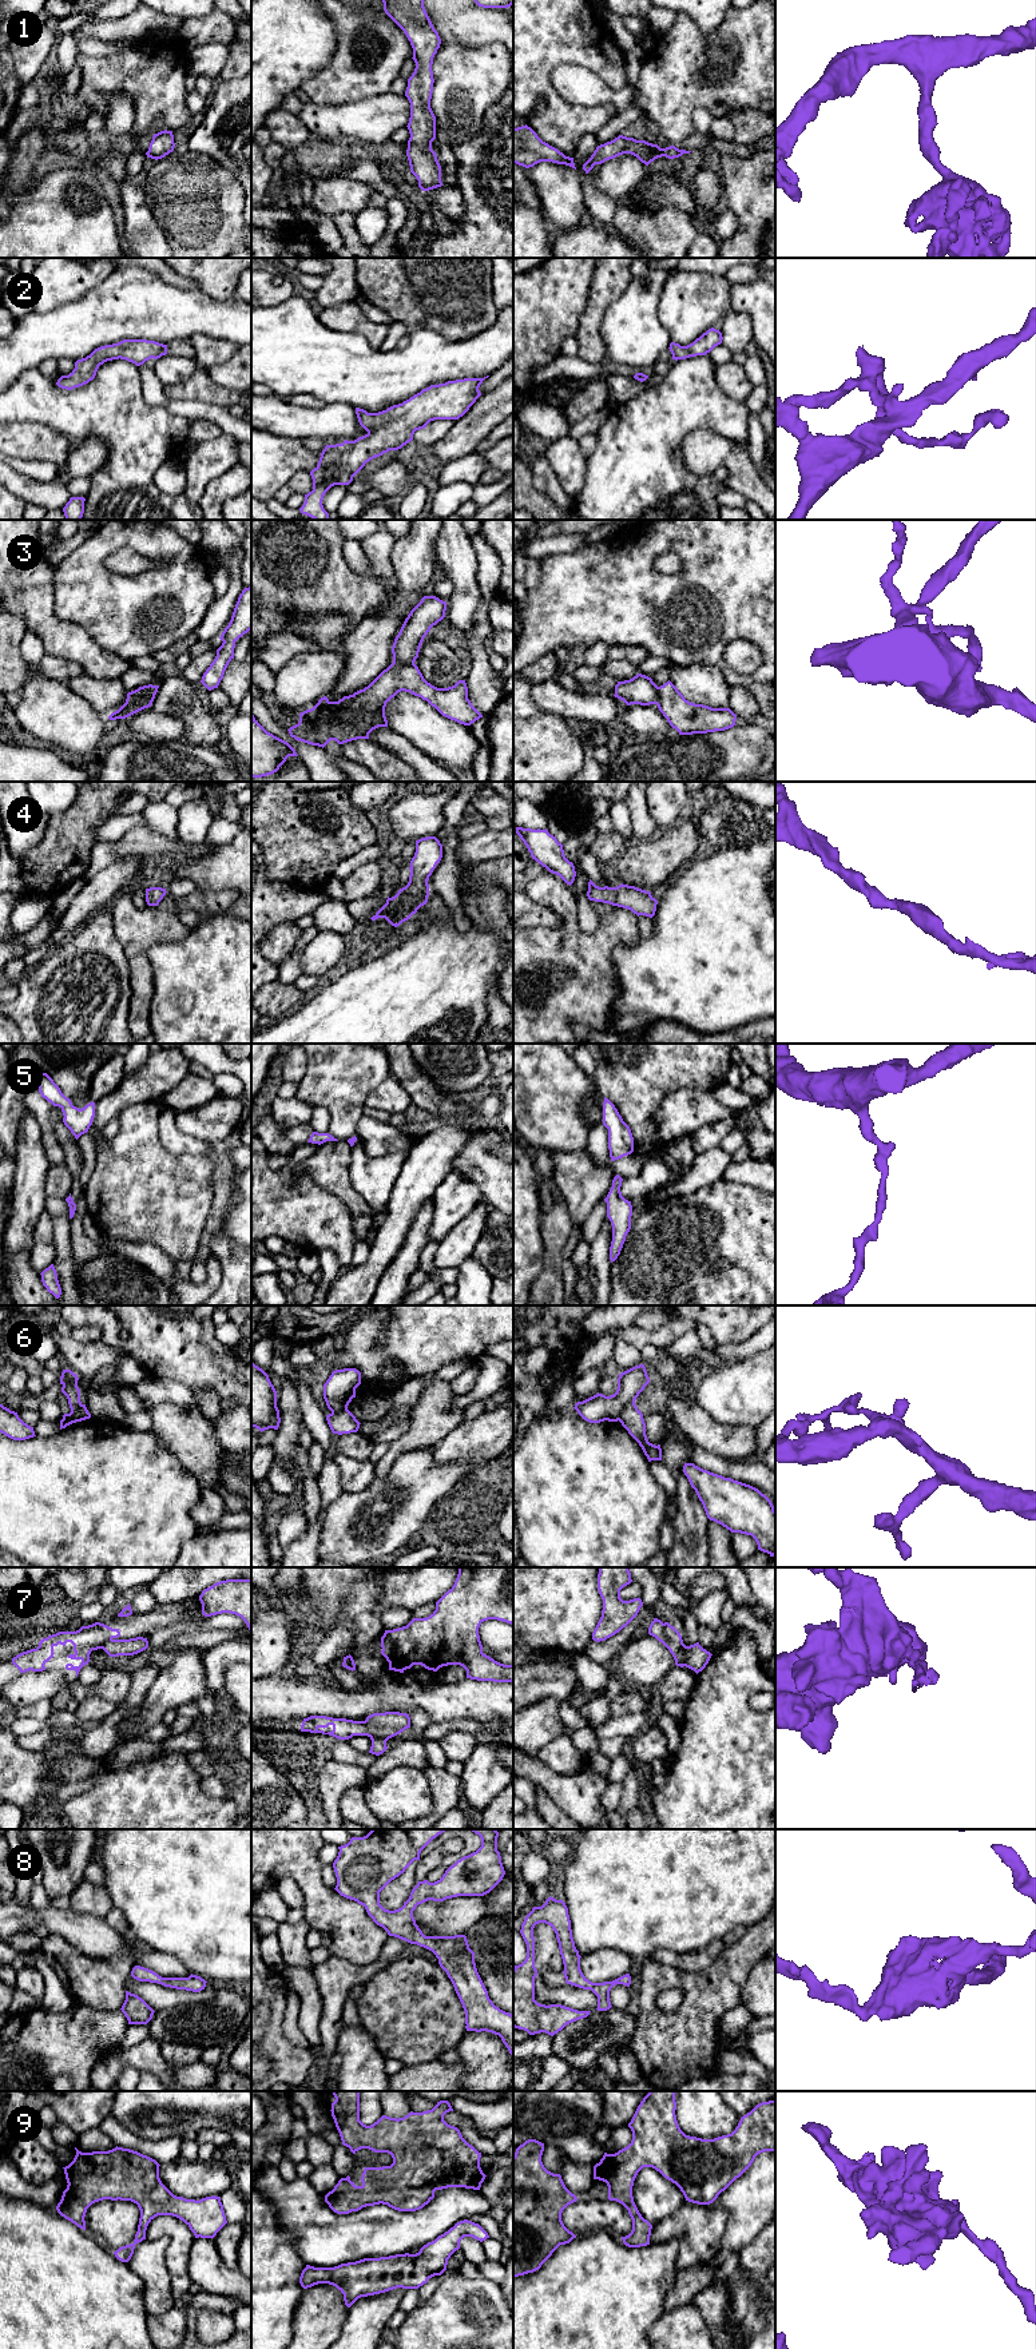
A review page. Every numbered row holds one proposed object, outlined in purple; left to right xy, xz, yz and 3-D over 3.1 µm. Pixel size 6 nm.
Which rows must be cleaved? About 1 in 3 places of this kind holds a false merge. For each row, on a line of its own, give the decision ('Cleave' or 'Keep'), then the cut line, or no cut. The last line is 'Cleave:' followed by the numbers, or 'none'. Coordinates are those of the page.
1: Keep. No split
2: Keep. No split
3: Cleave. Split along xz (393, 662), (413, 663)
4: Keep. No split
5: Keep. No split
6: Cleave. Split along yz (634, 1402), (628, 1402), (623, 1407), (618, 1419)
7: Cleave. Split along yz (663, 1624), (666, 1637), (682, 1644)
8: Keep. No split
9: Keep. No split
Cleave: 3, 6, 7

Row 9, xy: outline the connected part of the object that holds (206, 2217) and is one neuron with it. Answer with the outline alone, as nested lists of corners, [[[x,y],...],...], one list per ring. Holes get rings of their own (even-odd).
[[[118,2146],[108,2151],[75,2150],[74,2161],[63,2167],[68,2185],[56,2210],[86,2230],[84,2217],[92,2203],[103,2199],[136,2203],[140,2218],[135,2239],[114,2251],[122,2262],[131,2259],[135,2245],[146,2239],[148,2223],[158,2215],[179,2218],[195,2238],[214,2238],[227,2223],[221,2197],[195,2201],[174,2195],[159,2178],[160,2165],[147,2155]]]

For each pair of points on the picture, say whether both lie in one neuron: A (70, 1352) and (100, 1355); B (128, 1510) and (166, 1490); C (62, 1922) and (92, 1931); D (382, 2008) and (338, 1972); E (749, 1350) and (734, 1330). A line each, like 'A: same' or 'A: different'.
A: same
B: same
C: same
D: different
E: different

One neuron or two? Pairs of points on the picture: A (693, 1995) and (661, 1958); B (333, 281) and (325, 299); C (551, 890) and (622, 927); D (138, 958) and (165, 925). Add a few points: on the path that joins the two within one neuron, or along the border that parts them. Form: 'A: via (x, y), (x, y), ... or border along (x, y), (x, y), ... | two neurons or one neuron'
A: border along (650, 1956), (659, 1963), (698, 1972) | two neurons
B: via (333, 285), (333, 290), (328, 295) | one neuron
C: via (567, 911), (568, 923), (583, 938), (600, 938) | one neuron
D: via (138, 950), (157, 931) | one neuron

